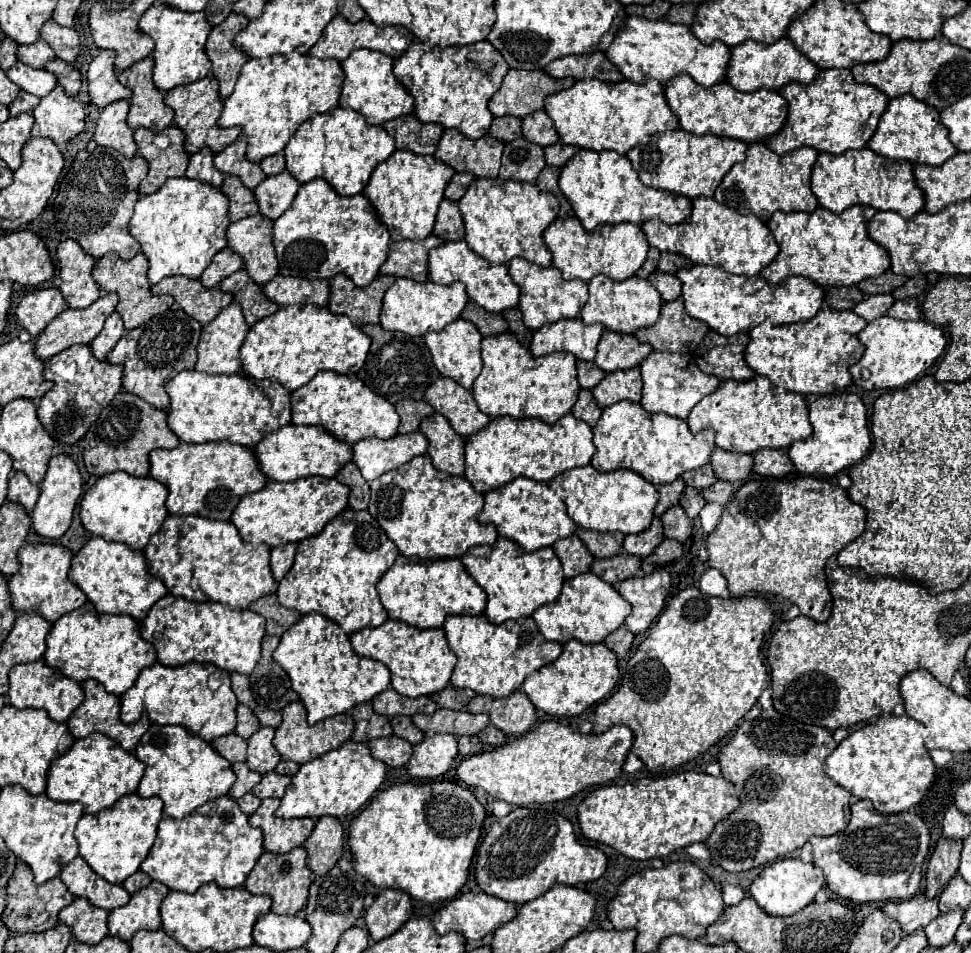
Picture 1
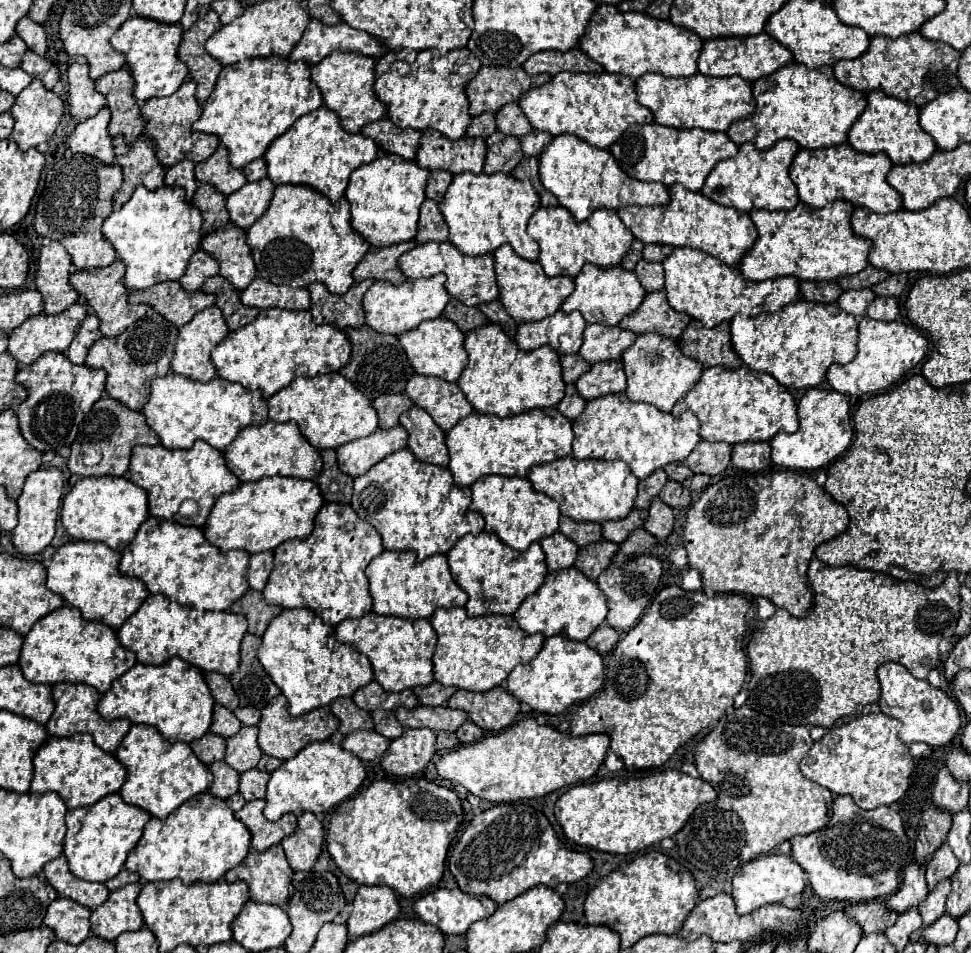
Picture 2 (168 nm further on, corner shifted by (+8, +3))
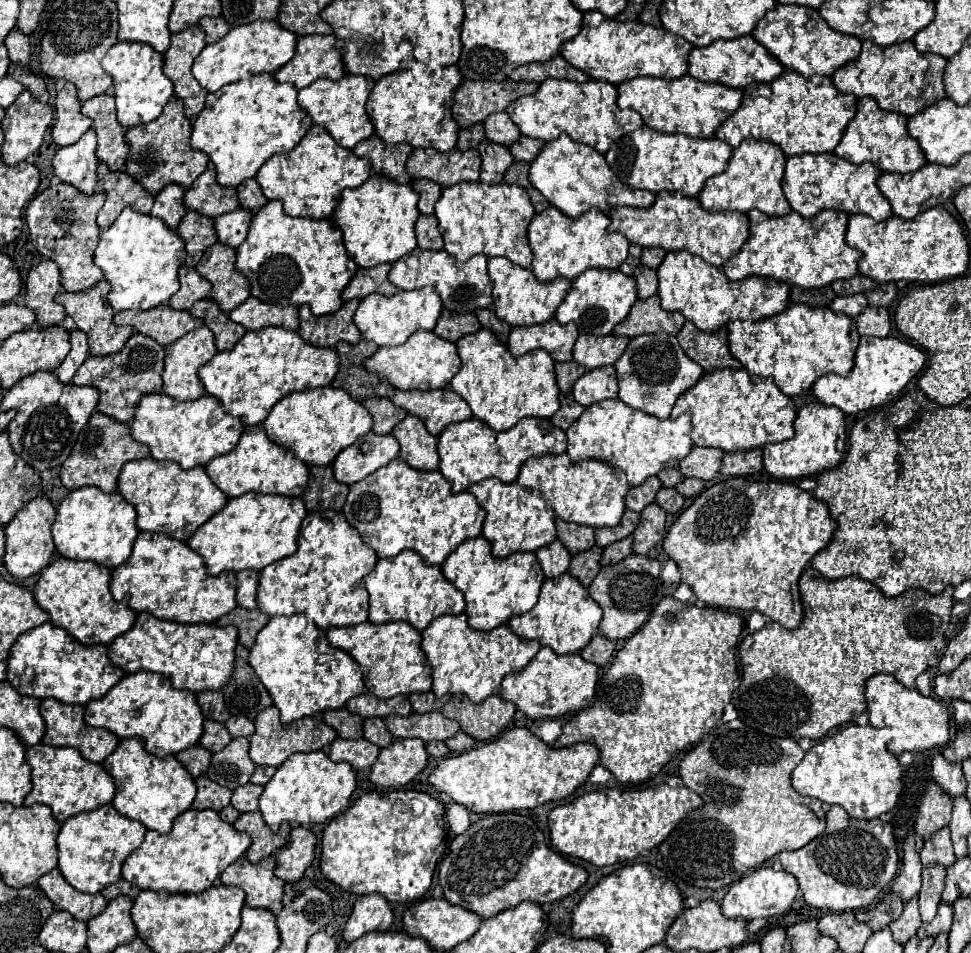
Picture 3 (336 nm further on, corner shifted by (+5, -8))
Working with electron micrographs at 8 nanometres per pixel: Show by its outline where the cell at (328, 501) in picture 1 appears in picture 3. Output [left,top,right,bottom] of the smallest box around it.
[187,493,307,575]

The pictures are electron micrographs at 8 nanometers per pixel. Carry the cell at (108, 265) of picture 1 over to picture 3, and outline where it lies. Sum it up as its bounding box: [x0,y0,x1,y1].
[55,279,133,355]

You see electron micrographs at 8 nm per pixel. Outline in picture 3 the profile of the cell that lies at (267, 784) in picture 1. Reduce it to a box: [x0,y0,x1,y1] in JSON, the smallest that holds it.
[231,783,263,813]

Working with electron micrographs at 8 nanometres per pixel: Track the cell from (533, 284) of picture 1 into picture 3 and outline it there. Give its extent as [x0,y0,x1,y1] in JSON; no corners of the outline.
[489,257,571,327]

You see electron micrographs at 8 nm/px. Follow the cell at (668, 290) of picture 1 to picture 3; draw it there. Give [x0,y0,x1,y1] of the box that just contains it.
[635,267,659,299]

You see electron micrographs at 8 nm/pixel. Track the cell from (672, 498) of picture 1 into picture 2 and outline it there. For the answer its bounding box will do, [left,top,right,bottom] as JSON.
[636,468,666,508]

